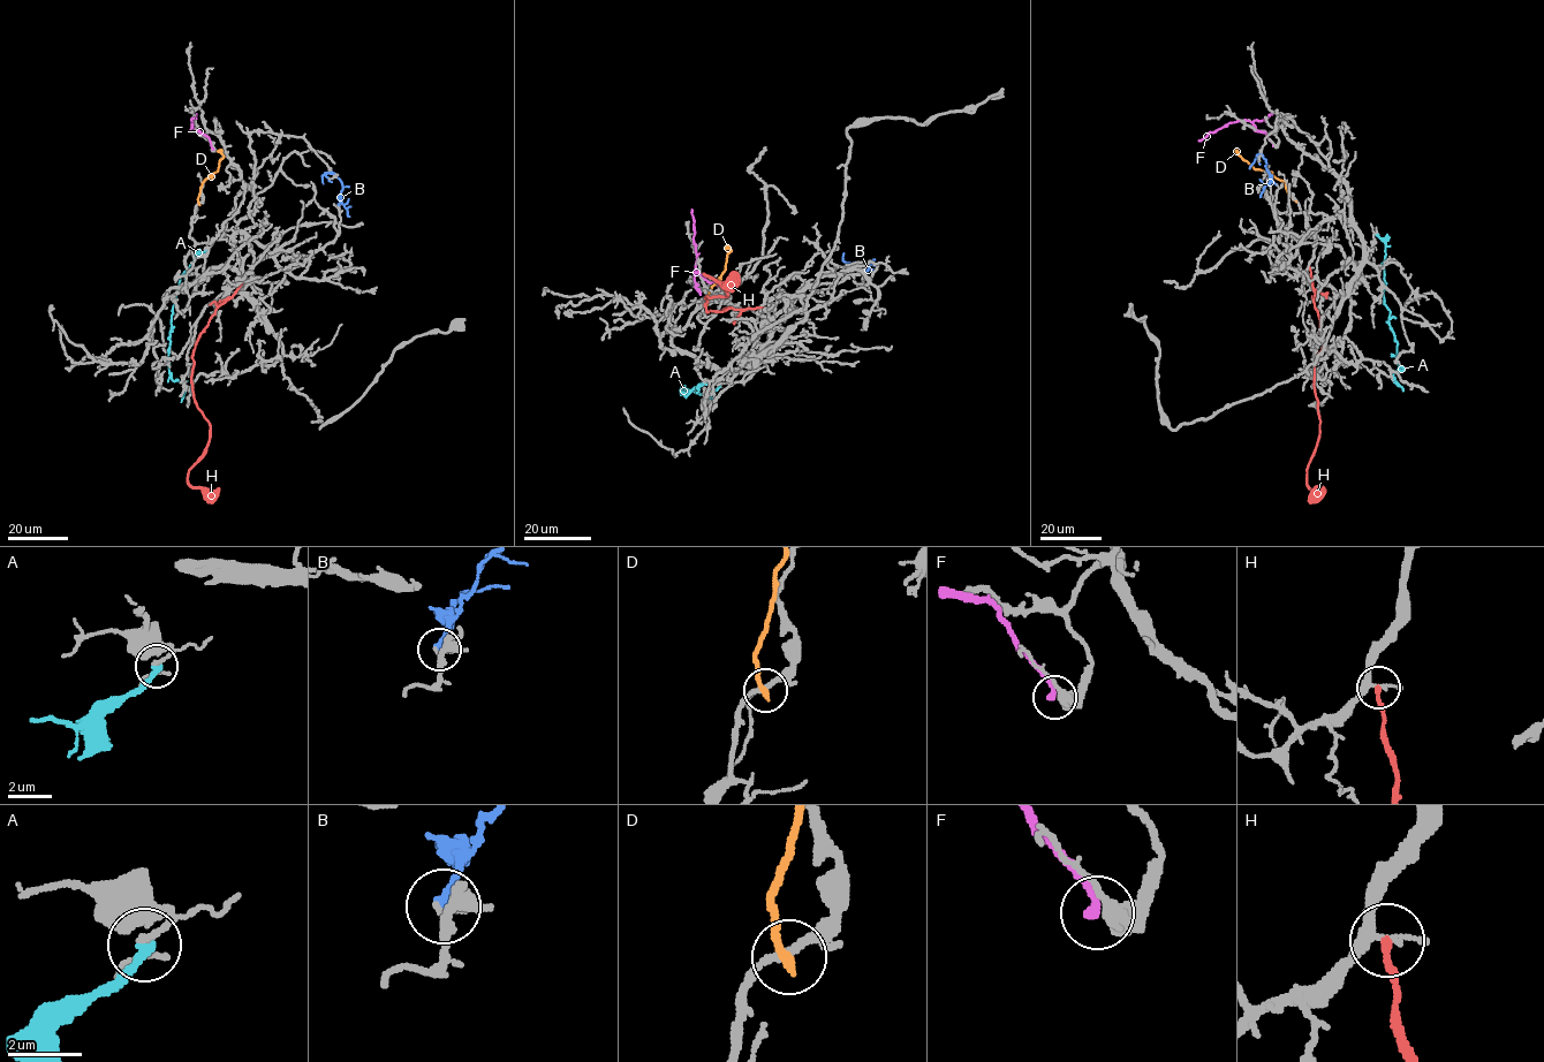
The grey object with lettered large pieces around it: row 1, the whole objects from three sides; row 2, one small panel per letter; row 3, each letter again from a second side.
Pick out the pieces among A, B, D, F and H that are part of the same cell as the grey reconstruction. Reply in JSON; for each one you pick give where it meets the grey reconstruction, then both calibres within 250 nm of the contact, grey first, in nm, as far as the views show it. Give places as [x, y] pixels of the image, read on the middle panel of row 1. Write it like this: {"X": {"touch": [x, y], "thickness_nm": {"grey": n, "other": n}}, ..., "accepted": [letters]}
{"accepted": []}

